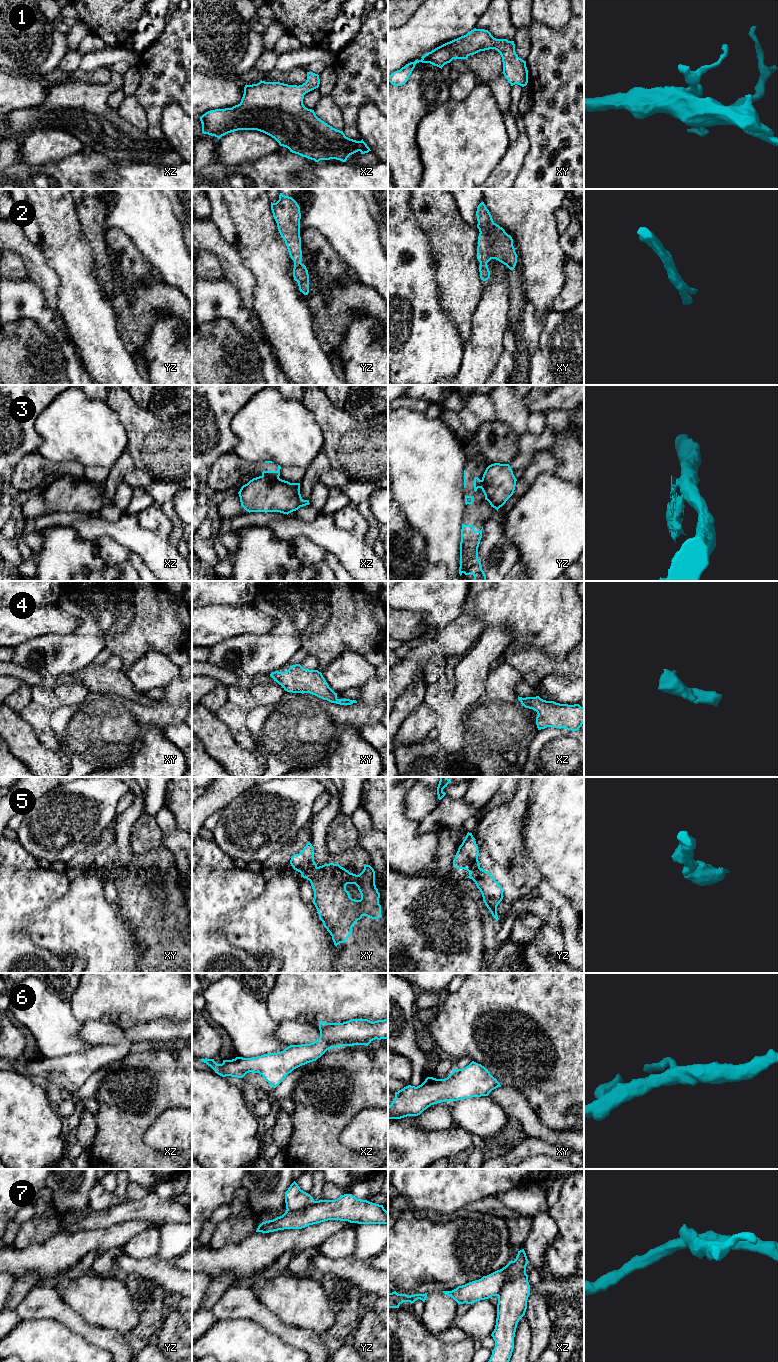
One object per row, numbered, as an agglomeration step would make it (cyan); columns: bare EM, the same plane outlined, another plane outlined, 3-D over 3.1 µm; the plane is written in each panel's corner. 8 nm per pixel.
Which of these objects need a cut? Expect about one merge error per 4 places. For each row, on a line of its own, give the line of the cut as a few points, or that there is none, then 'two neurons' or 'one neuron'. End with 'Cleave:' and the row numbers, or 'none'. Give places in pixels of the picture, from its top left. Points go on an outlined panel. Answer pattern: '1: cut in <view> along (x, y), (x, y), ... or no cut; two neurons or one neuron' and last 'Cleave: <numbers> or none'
1: no cut; one neuron
2: no cut; one neuron
3: cut in xz along (262, 475), (278, 478); two neurons
4: no cut; one neuron
5: no cut; one neuron
6: no cut; one neuron
7: cut in xz along (506, 1266), (505, 1281), (497, 1295); two neurons
Cleave: 3, 7

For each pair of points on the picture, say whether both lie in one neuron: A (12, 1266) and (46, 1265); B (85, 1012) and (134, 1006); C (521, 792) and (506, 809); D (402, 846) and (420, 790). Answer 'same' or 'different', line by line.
A: same
B: same
C: same
D: different

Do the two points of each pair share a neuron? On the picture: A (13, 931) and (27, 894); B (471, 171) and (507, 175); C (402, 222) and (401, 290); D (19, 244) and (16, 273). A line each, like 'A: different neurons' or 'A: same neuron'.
A: same neuron
B: different neurons
C: same neuron
D: different neurons

